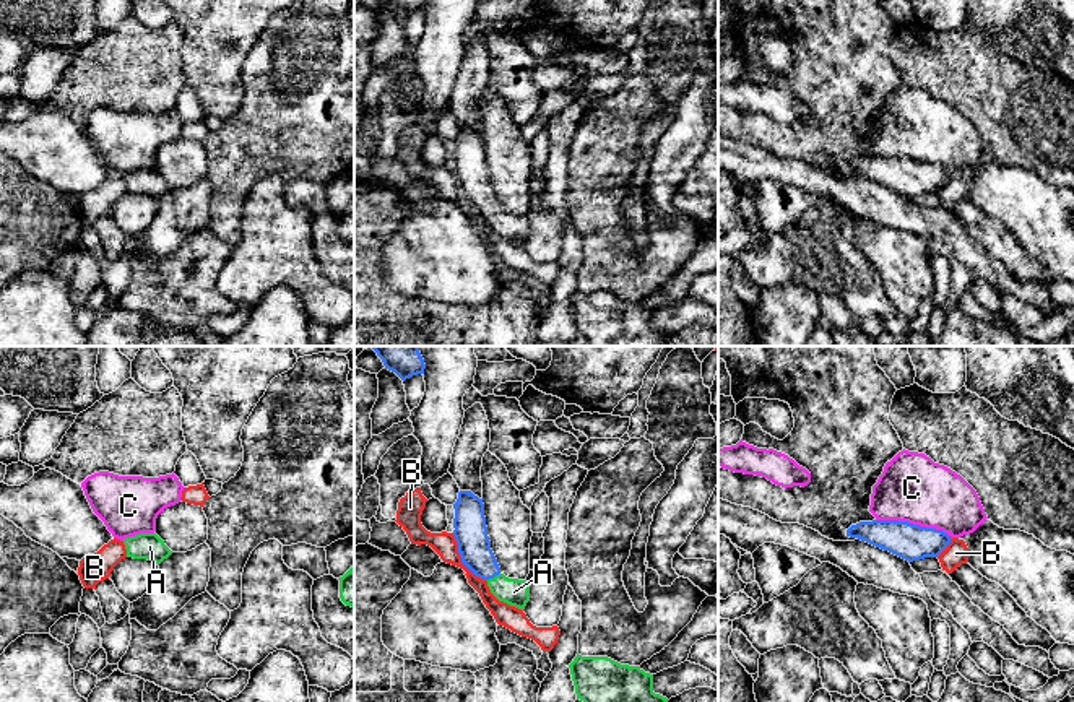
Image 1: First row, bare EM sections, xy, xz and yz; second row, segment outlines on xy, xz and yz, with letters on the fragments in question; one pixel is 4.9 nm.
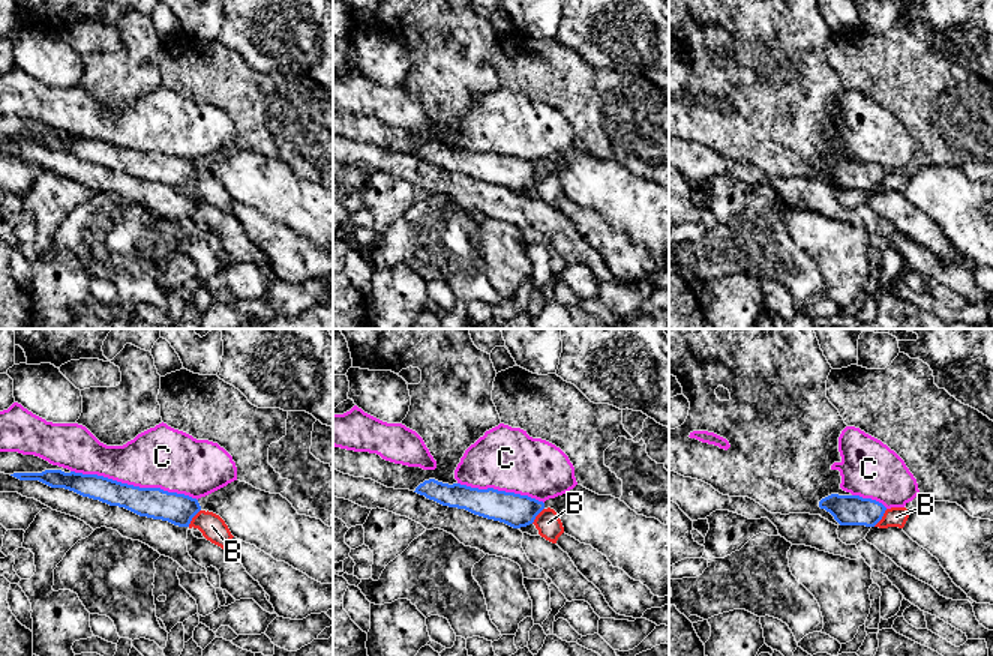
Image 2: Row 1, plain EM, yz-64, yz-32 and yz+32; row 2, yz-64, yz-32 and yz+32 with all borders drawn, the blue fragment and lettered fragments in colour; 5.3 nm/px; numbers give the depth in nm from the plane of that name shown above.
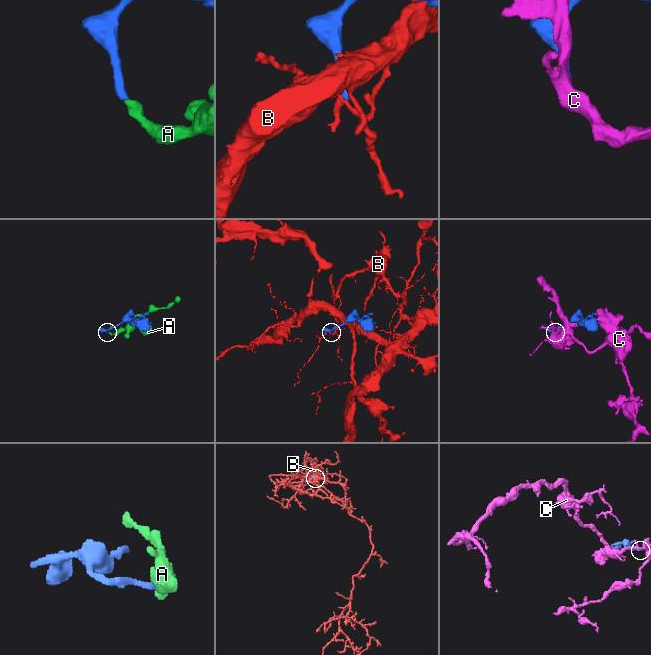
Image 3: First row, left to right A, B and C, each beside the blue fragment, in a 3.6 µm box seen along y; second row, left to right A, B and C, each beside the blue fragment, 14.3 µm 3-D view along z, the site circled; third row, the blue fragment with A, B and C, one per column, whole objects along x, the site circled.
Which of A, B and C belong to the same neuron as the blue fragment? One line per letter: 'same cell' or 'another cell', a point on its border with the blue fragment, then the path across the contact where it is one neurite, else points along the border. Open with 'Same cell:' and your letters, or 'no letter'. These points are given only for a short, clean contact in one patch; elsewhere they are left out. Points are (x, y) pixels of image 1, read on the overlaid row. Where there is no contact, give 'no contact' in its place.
Same cell: A
A: same cell | xz (493, 577) | across xz (470, 533), (475, 553), (493, 577), (504, 589), (514, 592)
B: another cell | xz (462, 559)
C: another cell | yz (915, 525)

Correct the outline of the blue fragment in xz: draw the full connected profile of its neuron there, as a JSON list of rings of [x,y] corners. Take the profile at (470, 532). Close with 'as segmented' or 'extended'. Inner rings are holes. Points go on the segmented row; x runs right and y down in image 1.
[[[460,491],[453,509],[453,536],[461,562],[487,582],[499,601],[523,611],[530,601],[530,587],[526,580],[509,578],[500,572],[487,536],[483,499],[471,491]]]; extended

